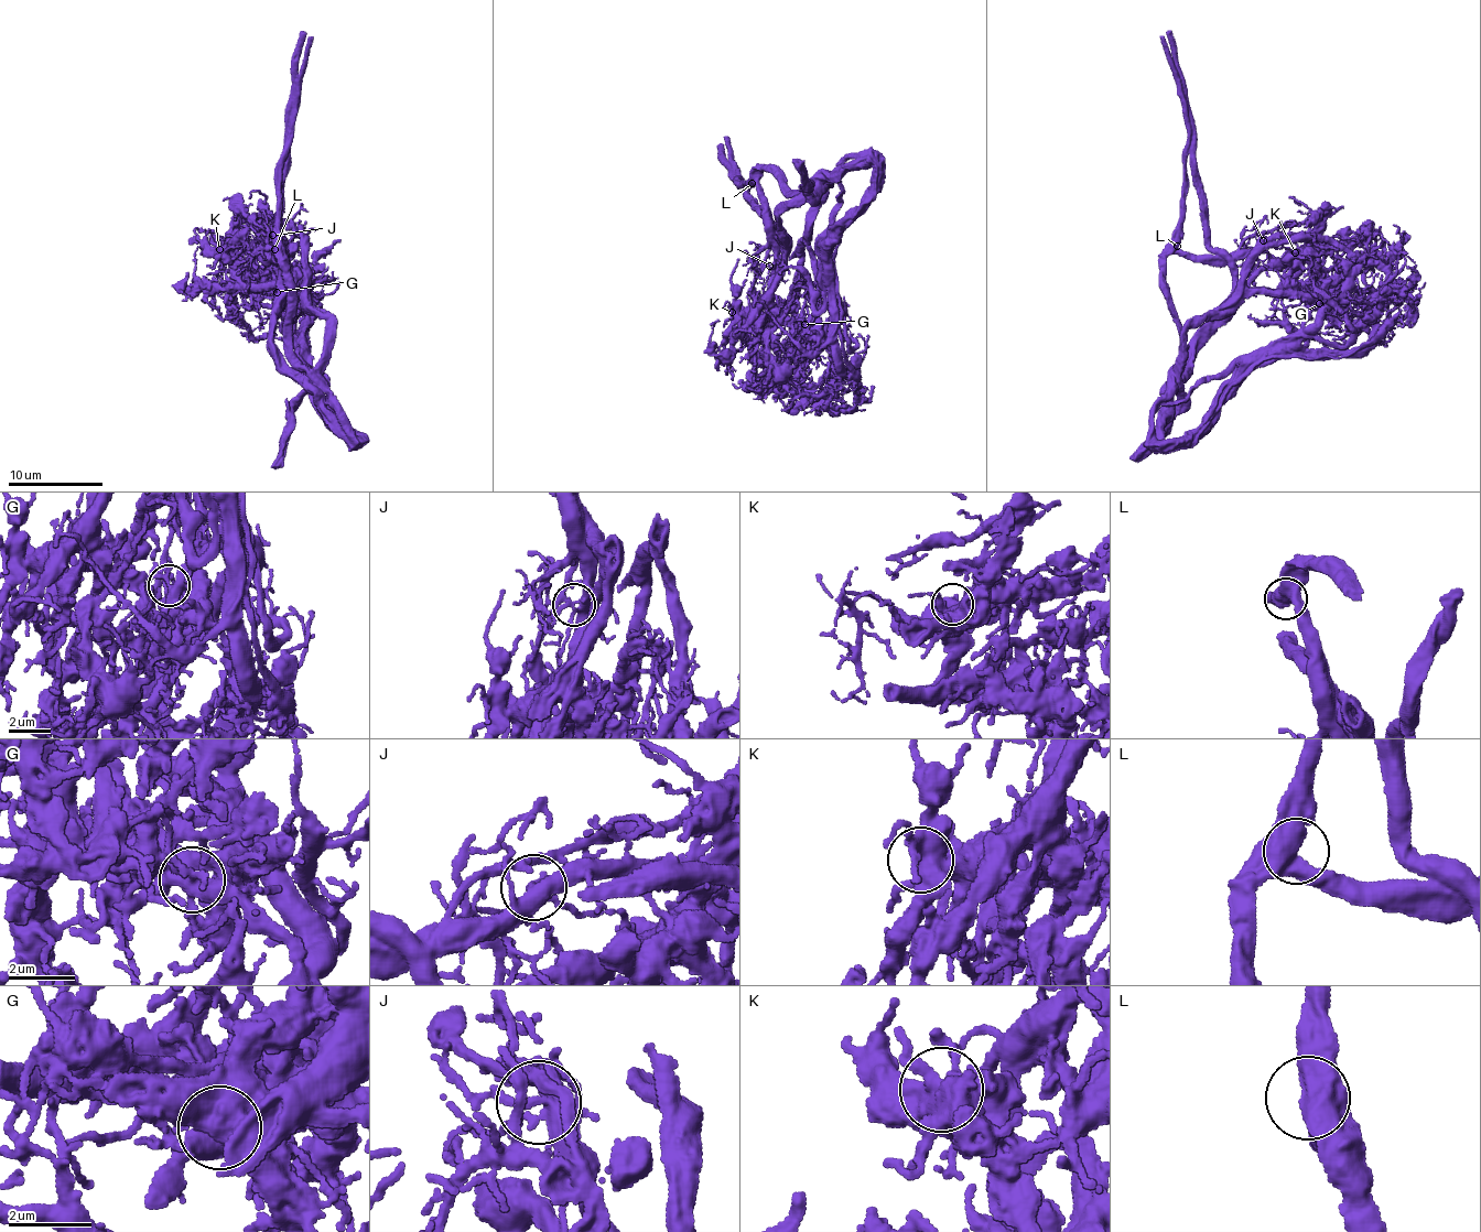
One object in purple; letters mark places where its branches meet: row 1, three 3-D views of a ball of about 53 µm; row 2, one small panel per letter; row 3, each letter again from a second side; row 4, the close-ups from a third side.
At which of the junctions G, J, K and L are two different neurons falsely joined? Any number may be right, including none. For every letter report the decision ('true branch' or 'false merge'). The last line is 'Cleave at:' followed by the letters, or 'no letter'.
G: false merge
J: false merge
K: true branch
L: true branch
Cleave at: G, J

